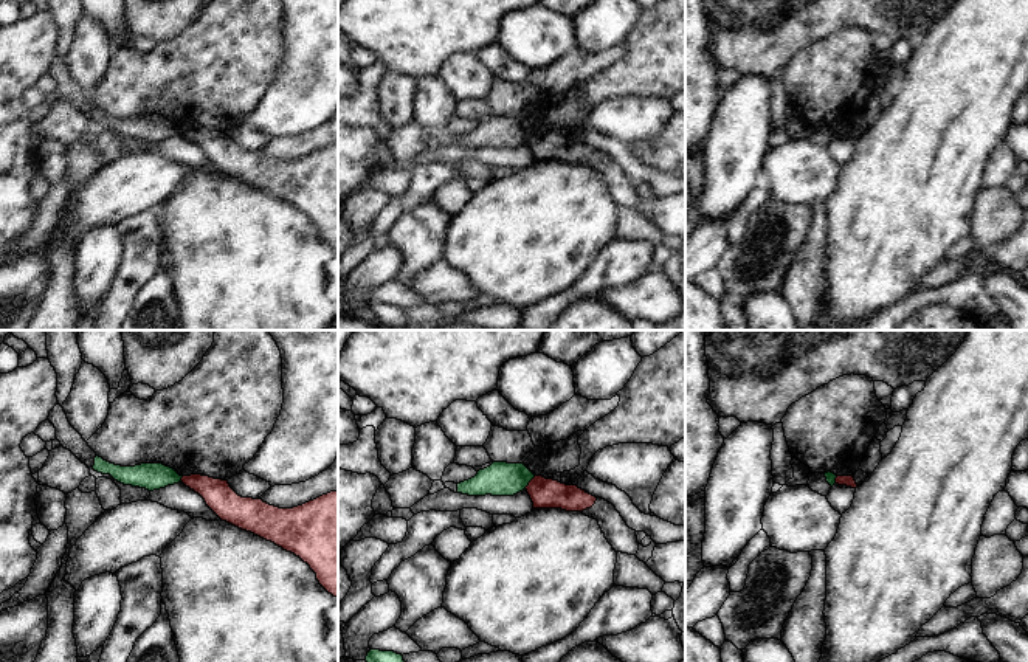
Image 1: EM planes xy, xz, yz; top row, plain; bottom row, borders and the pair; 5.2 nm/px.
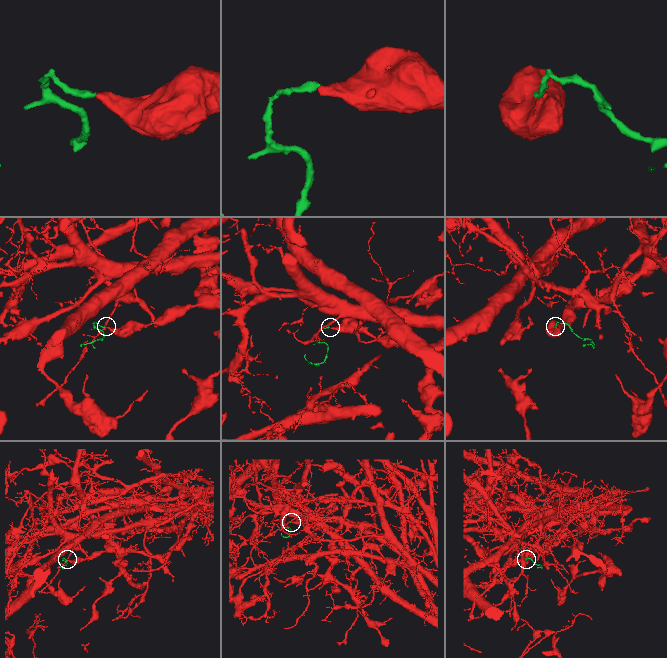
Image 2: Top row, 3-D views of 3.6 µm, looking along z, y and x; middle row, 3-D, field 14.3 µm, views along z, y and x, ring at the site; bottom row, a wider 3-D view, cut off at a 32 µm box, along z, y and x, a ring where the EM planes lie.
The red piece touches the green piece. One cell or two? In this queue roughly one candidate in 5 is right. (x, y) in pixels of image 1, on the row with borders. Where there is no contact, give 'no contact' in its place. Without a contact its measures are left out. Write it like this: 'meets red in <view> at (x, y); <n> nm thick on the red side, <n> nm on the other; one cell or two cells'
meets red in xz at (529, 482); 160 nm thick on the red side, 180 nm on the other; two cells

